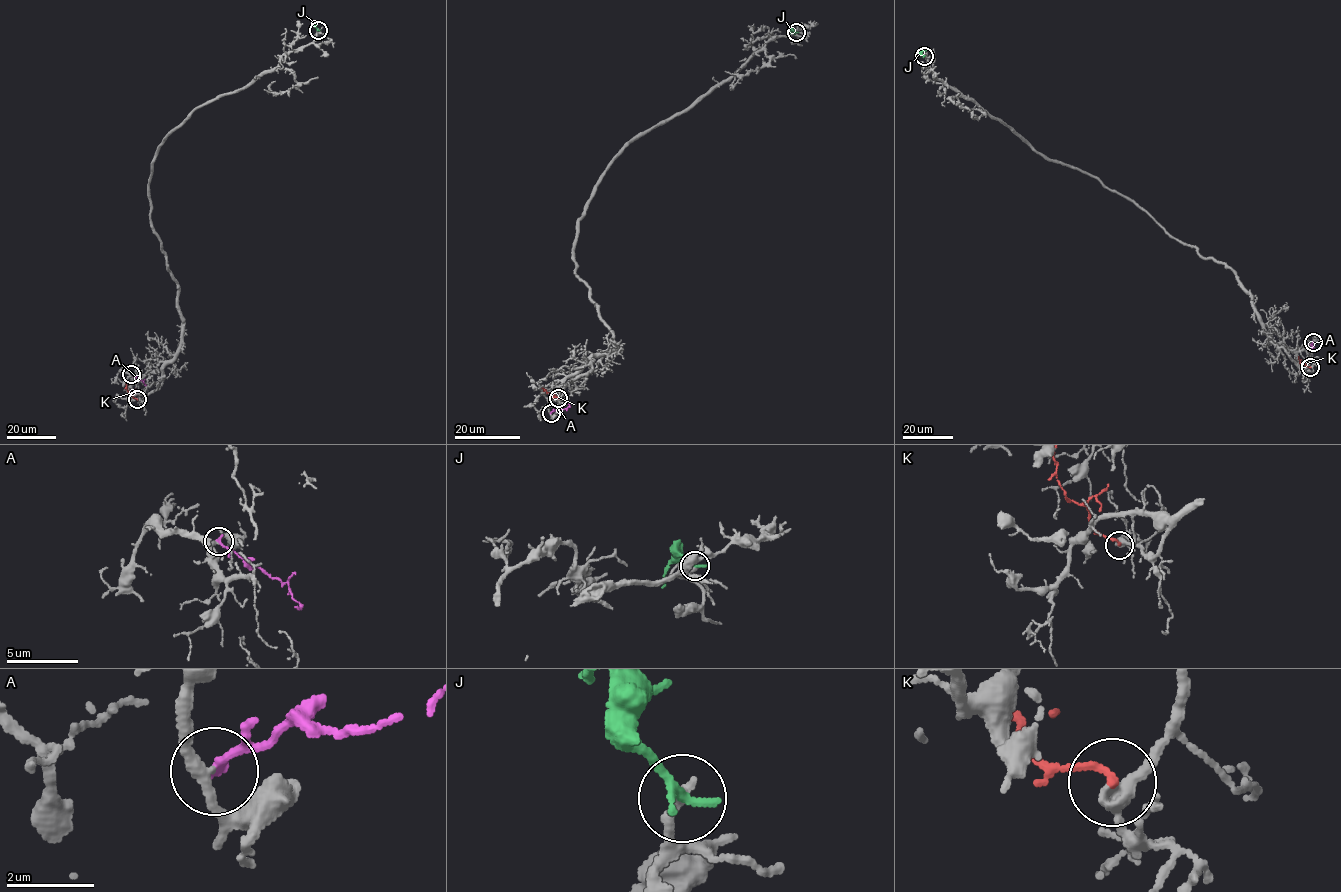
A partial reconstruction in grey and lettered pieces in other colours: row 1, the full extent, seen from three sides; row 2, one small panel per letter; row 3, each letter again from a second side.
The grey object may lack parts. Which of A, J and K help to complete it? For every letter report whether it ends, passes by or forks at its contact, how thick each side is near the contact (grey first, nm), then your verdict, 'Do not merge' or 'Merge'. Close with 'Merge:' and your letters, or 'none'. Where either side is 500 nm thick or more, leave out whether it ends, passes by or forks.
A: It ends there. Thickness 260 nm (grey) against 200 nm. Do not merge
J: It ends there. Thickness 240 nm (grey) against 280 nm. Do not merge
K: It ends there. Thickness 300 nm (grey) against 170 nm. Do not merge
Merge: none

